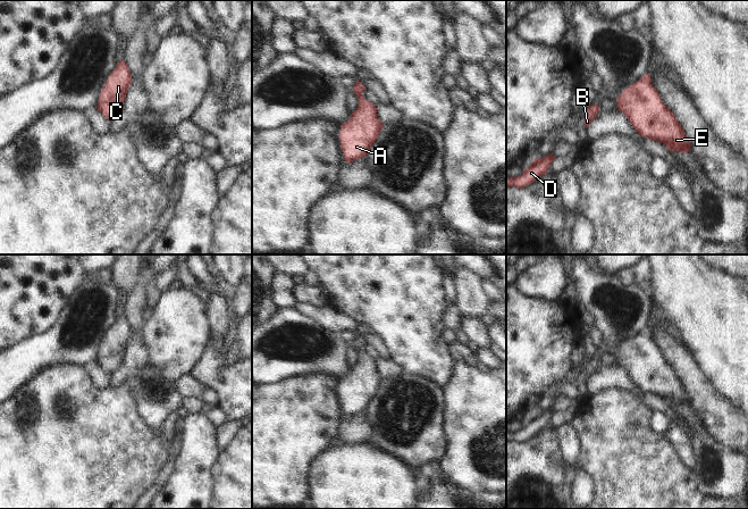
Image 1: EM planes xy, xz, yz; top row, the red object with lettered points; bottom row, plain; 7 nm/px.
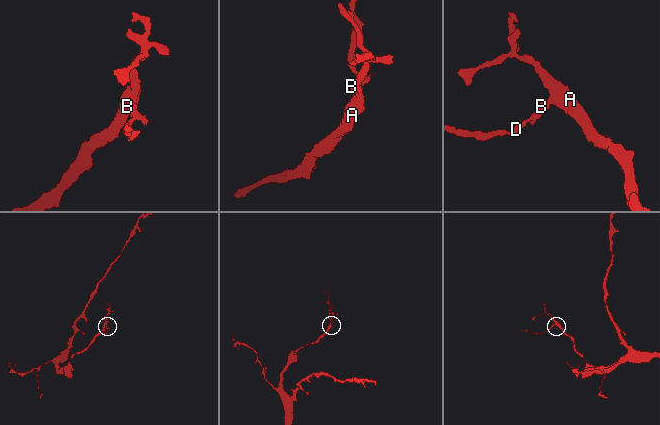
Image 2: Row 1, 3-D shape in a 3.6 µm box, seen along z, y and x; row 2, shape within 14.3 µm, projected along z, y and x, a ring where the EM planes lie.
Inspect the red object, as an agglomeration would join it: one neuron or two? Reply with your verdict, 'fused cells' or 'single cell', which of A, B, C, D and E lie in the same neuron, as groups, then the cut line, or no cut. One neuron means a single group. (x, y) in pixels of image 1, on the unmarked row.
single cell; A B C D E; no cut

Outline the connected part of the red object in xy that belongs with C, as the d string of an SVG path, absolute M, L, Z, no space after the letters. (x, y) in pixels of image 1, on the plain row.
M121 314L108 332L99 350L96 364L111 376L123 368L123 359L127 344L132 337L132 329L127 318Z

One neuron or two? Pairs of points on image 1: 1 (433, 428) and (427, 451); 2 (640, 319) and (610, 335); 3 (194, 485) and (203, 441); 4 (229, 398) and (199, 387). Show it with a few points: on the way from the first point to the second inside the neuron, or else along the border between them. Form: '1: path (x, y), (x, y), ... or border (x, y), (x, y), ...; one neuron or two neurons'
1: path (427, 434), (427, 445); one neuron
2: path (632, 326), (628, 331), (618, 332); one neuron
3: path (194, 474), (194, 466), (200, 452); one neuron
4: border (191, 376), (206, 386); two neurons

